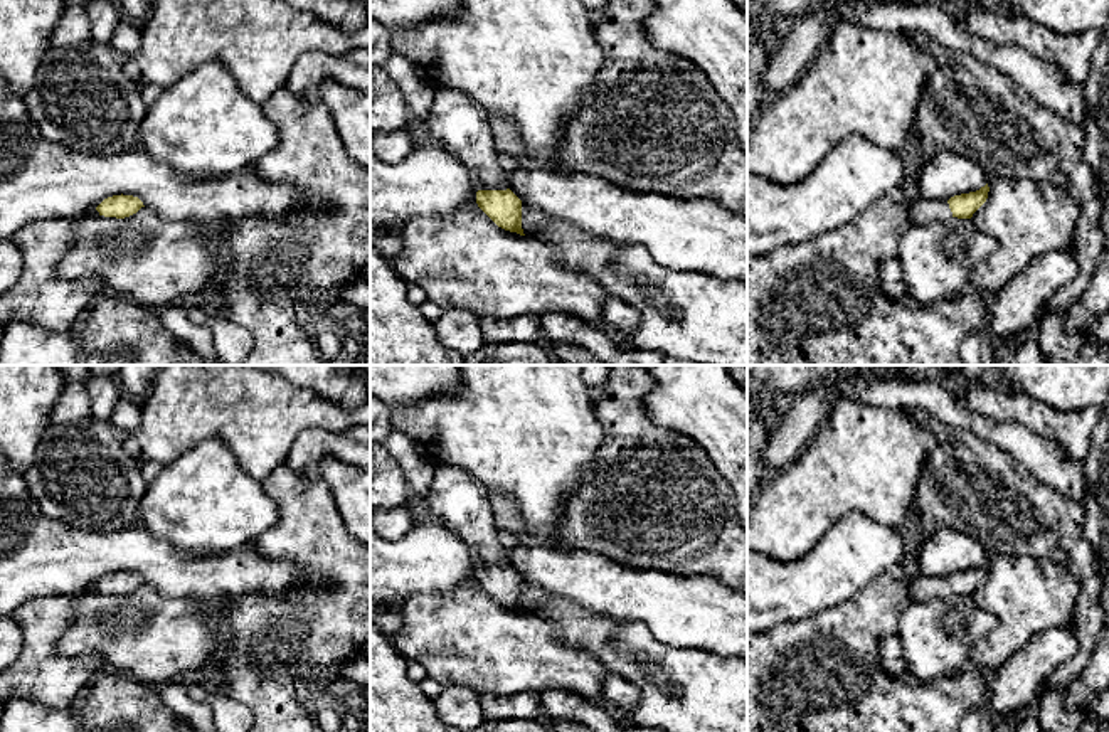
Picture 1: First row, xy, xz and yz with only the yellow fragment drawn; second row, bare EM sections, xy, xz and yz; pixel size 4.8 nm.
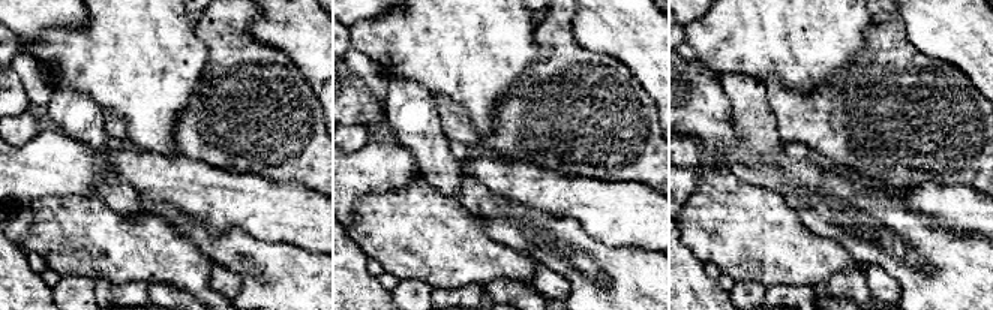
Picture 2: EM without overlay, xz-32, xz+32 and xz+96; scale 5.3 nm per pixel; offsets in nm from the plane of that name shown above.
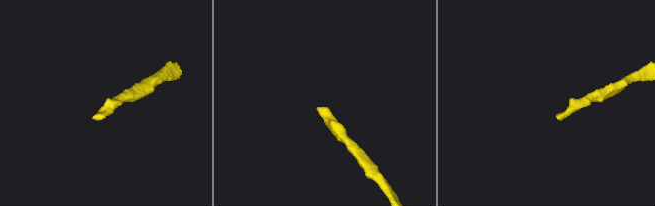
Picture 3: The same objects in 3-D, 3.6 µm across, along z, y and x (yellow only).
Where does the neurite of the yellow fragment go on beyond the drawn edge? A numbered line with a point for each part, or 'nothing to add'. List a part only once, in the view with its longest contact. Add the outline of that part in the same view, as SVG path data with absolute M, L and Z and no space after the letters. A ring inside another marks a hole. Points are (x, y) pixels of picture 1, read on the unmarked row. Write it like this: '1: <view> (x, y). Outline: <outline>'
1: xz (461, 503). Outline: M436 466L424 500L439 523L468 545L476 567L507 567L508 555L498 540L488 493L461 468Z

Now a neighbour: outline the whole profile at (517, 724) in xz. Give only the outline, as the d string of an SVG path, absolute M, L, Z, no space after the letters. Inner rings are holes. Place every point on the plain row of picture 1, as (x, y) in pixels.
M525 717L485 720L480 727L470 732L550 732L547 720L535 719L528 720Z

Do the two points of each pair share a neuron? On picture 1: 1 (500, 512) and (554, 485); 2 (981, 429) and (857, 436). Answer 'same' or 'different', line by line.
1: different
2: different

